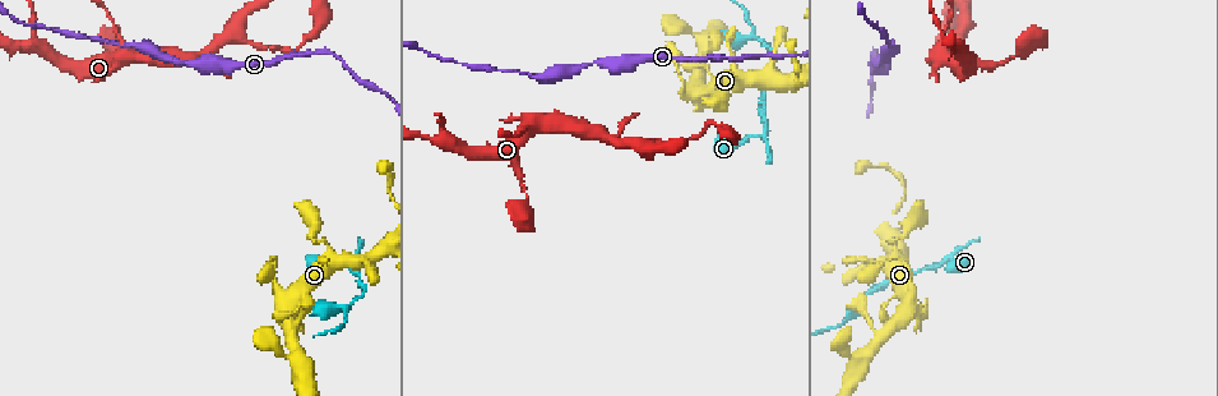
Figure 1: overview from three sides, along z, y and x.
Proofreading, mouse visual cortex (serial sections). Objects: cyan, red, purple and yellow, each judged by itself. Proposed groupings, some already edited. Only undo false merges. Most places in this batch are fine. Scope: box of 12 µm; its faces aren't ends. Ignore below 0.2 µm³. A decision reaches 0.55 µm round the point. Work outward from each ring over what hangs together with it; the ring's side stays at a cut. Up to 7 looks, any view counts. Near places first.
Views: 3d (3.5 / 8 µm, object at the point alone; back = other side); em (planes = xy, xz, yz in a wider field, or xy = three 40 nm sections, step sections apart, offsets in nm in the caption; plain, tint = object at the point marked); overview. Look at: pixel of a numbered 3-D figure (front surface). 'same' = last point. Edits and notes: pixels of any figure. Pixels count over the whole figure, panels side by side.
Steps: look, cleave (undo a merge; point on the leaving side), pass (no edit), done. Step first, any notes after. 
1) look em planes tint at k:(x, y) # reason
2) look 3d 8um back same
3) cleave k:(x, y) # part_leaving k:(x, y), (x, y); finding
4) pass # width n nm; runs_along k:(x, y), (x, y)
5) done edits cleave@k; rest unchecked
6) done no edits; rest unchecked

look 3d 3.5um at 1:(127, 58) # thin arm on a thick one

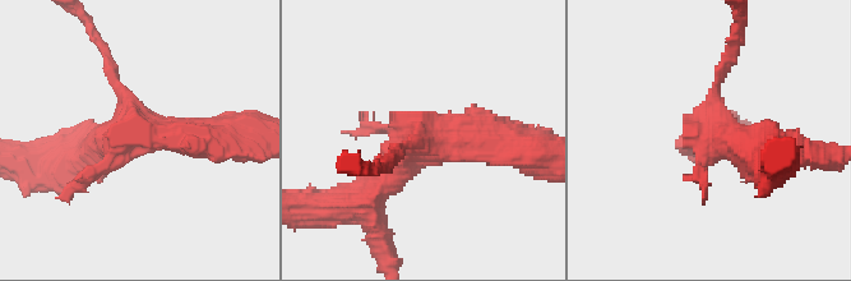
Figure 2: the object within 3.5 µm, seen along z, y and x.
pass # all the same cell

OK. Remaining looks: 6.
look 3d 3.5um back at 1:(424, 135) # calibre changes

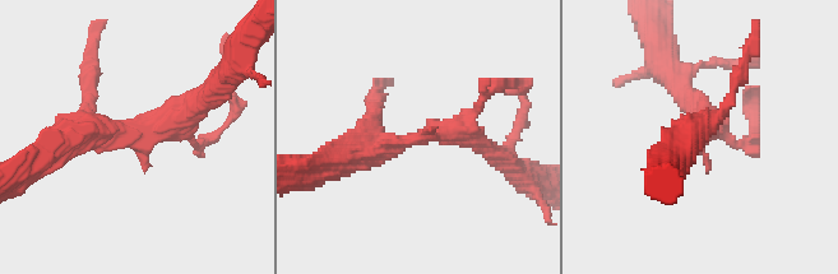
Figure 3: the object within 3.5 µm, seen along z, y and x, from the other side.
look em xy step 1 tint at 3:(421, 135) # shape alone is not enough

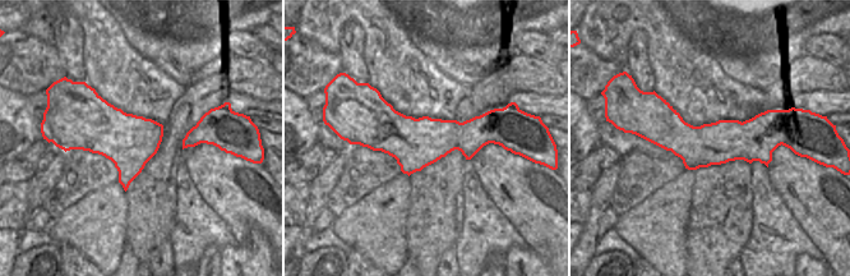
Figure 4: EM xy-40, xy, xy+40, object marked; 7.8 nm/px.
pass # runs_along 3:(55, 145), (161, 129), (184, 94); continuous, no second cell

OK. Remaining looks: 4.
look 3d 3.5um at 1:(733, 76) # thick turns thin

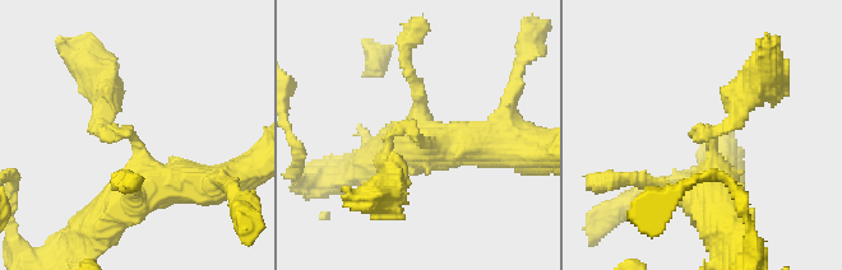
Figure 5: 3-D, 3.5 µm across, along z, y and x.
look em xy step 5 tint at 5:(417, 135)

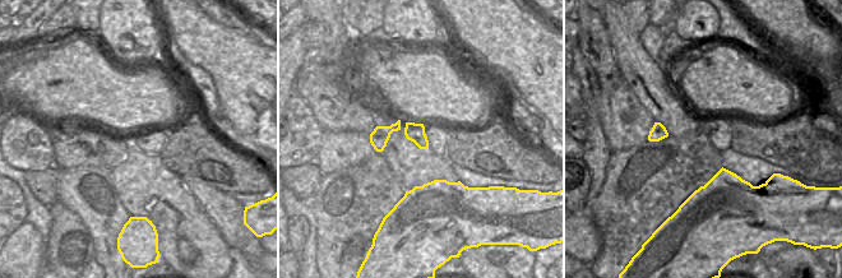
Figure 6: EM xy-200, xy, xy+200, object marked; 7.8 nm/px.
pass # width 140 nm; runs_along 6:(373, 137), (402, 126), (425, 146); continuous, no second cell

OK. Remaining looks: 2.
done no edits; rest unchecked

